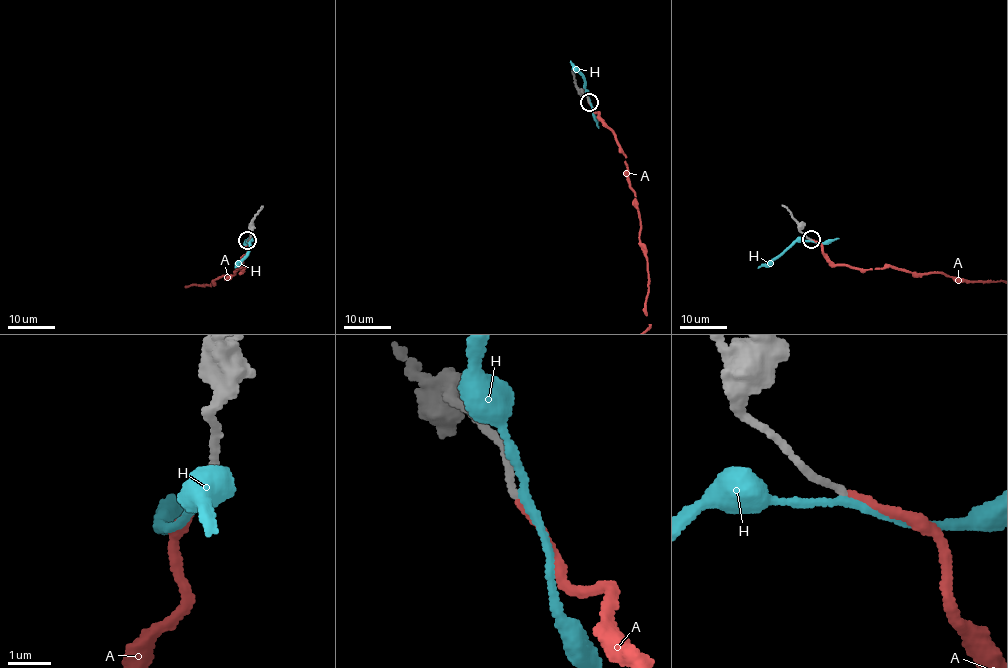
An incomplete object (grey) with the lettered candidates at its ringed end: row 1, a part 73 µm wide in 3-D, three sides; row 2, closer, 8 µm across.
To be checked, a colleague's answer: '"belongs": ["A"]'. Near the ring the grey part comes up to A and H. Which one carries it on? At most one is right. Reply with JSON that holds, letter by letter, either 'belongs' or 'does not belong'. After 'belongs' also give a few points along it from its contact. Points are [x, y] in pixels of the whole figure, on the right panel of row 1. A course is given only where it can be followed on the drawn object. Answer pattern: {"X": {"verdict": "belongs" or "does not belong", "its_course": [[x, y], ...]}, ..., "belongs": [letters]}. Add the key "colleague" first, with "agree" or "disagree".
{"colleague": "agree", "A": {"verdict": "belongs"}, "H": {"verdict": "does not belong"}, "belongs": ["A"]}

